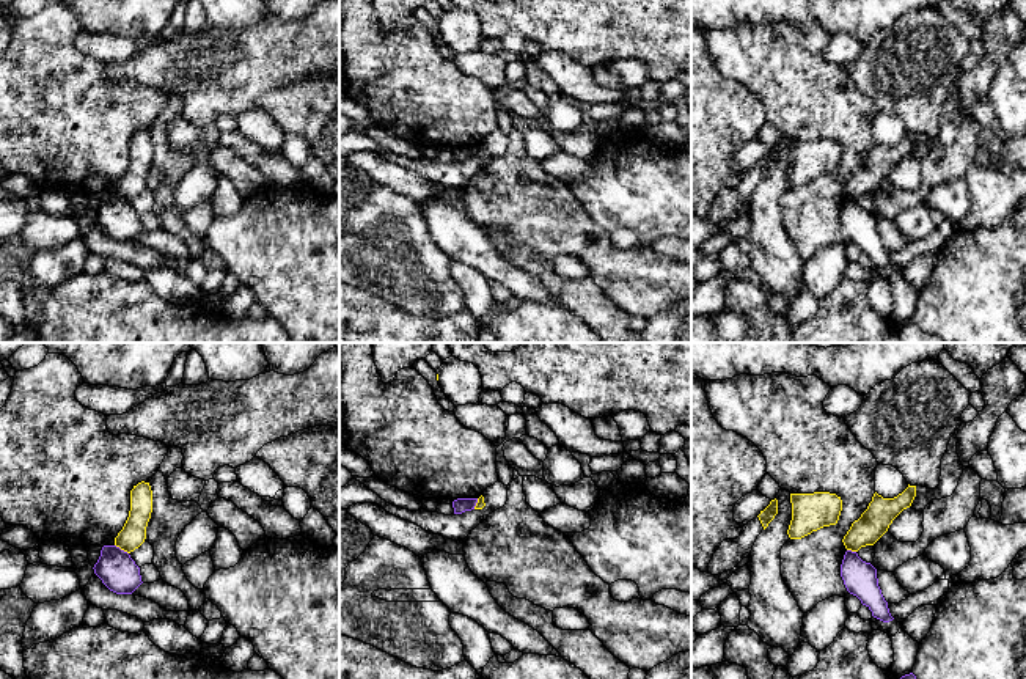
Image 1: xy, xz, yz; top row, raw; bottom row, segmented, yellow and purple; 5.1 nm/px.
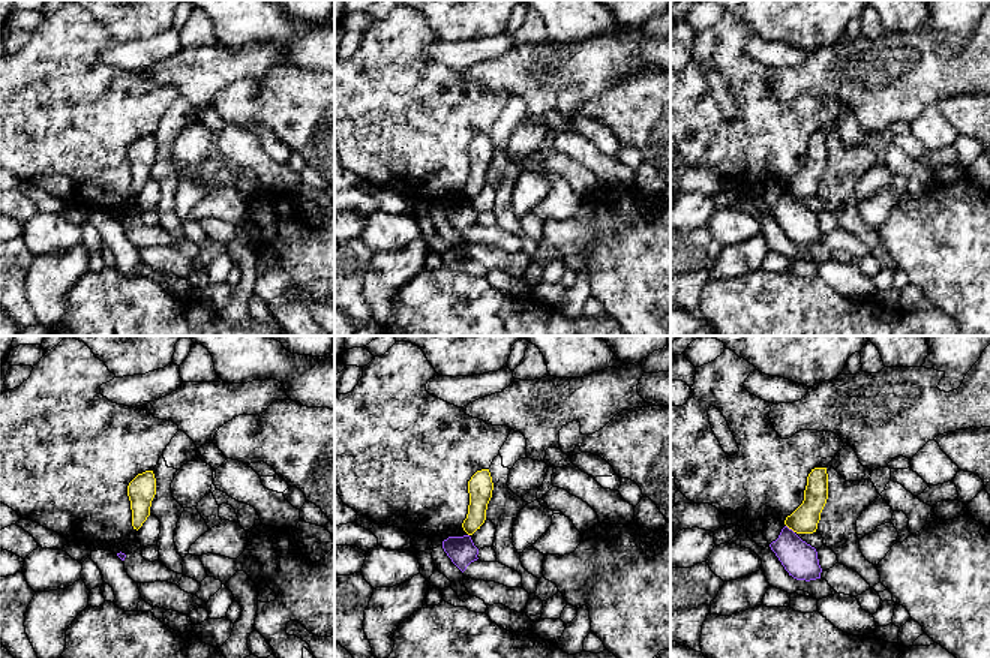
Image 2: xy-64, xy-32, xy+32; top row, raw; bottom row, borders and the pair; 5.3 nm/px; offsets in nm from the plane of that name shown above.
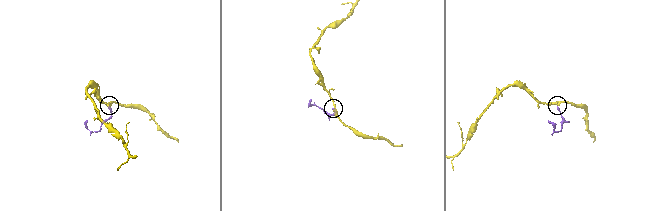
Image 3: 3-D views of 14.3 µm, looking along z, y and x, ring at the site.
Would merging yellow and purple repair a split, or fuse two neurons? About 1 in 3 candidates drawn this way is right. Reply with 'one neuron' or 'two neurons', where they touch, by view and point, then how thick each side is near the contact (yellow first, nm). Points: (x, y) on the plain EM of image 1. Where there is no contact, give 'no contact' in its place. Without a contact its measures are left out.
two neurons | xy (121, 197) | 130/190 nm

